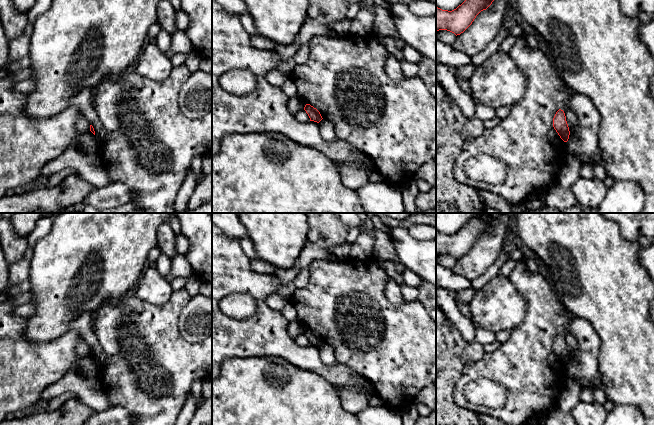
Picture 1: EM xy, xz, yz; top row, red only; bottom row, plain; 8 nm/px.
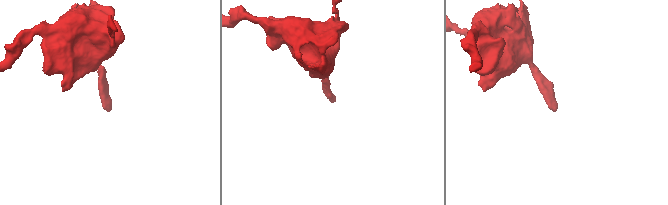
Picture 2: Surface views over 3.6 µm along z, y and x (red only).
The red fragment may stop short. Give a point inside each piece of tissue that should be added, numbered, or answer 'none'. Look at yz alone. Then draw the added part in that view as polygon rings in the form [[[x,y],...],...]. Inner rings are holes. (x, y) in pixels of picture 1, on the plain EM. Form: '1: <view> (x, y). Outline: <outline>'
none

